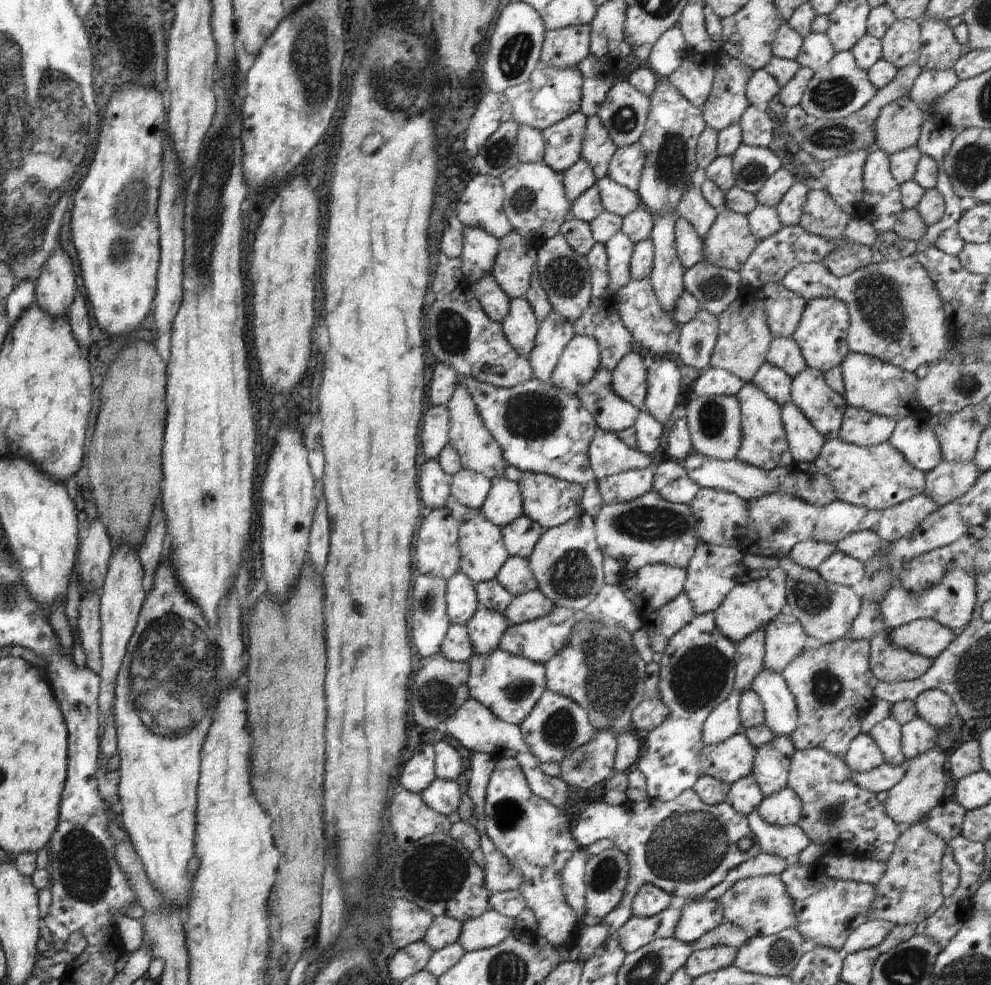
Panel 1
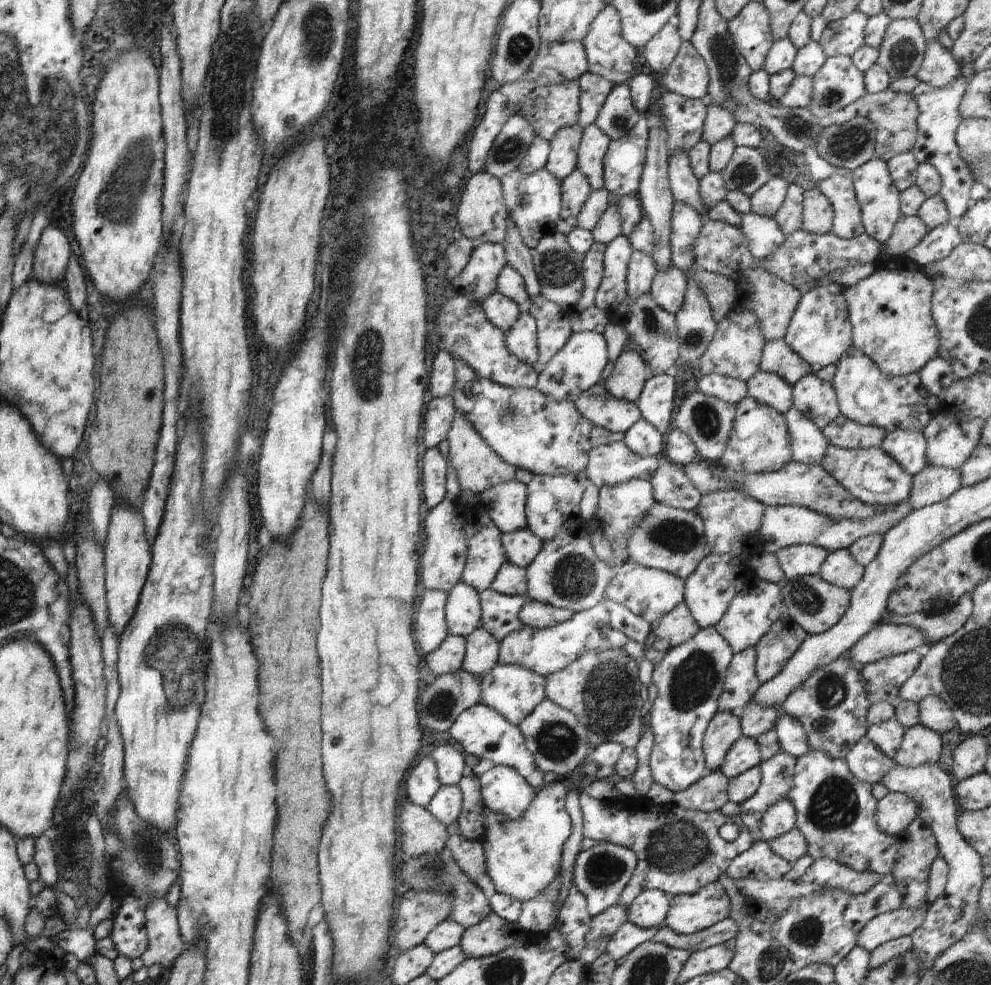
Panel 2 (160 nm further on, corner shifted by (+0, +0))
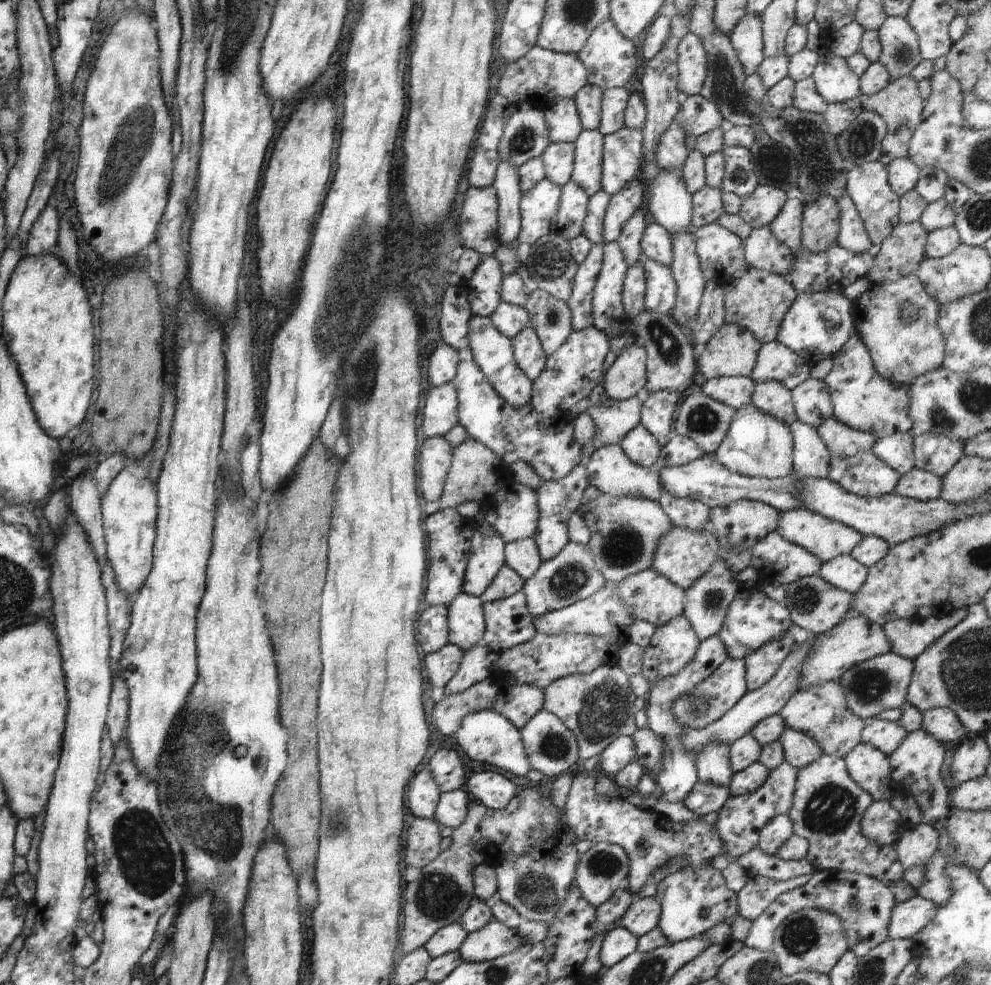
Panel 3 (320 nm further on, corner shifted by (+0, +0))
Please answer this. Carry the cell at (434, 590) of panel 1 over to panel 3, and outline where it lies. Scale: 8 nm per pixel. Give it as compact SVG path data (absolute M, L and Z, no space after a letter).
M442 605L428 607L418 620L418 644L428 653L438 652L449 643L448 609Z

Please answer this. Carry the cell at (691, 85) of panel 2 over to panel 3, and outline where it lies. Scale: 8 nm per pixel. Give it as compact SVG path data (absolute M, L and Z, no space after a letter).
M686 33L677 46L679 88L683 96L698 95L707 75L707 52L697 34Z

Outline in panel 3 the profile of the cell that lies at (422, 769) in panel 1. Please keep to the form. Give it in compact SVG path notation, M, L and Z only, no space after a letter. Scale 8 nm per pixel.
M428 770L418 772L408 786L408 808L414 816L434 820L441 788L438 788L432 773Z

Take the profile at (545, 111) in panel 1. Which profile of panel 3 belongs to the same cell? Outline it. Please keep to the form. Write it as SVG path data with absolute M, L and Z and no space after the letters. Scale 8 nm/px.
M545 97L540 106L549 128L552 143L573 143L583 131L574 99Z

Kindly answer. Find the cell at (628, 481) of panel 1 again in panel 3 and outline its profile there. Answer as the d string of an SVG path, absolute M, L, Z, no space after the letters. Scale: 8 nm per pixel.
M601 493L598 498L589 499L586 495L583 495L576 513L584 518L588 530L590 530L590 540L587 545L593 552L598 572L602 573L608 585L615 585L627 576L646 569L652 569L659 540L671 529L670 519L661 504L644 497L613 497L606 493Z

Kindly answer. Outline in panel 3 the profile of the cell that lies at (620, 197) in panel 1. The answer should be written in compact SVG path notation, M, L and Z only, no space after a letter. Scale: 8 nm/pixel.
M638 209L624 224L616 241L629 268L644 257L641 240L647 227L646 222L644 222L646 220L645 212L645 210Z

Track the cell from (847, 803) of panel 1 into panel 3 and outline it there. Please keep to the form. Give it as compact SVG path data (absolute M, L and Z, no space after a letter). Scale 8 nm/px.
M823 754L812 764L806 765L798 771L792 808L787 815L792 821L793 832L808 841L809 851L806 860L812 864L816 872L826 869L828 871L862 873L874 877L886 885L902 880L904 870L903 866L898 862L895 848L893 846L877 845L862 836L861 818L866 808L872 803L872 797L859 784L856 784L848 774L844 759Z

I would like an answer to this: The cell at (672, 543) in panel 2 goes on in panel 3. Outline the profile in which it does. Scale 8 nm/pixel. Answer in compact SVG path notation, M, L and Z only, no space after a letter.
M671 523L671 529L659 540L652 569L658 572L658 574L665 576L670 582L673 582L680 588L688 590L701 576L704 576L705 572L710 570L712 563L715 563L720 558L720 552L719 540L709 528L704 531L691 531L674 527L673 523Z

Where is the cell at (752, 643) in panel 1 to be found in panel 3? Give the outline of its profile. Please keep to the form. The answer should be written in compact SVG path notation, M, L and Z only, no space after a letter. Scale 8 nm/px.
M726 659L690 694L674 700L673 715L677 724L688 729L703 729L724 716L747 693L745 674L745 659Z

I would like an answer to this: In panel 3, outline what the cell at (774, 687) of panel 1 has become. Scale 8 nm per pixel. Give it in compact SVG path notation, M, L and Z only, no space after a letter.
M787 728L781 734L779 741L784 749L785 762L798 771L824 754L820 745L811 736L791 728Z

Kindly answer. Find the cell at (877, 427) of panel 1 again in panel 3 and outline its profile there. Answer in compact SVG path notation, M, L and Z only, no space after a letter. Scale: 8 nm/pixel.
M834 416L817 431L832 457L853 457L860 451L870 451L877 441L873 434L846 426Z

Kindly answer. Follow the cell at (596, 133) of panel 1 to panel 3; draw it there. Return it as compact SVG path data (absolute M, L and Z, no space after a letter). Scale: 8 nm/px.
M583 129L575 144L571 182L579 186L588 196L596 194L601 185L604 135L598 130Z

